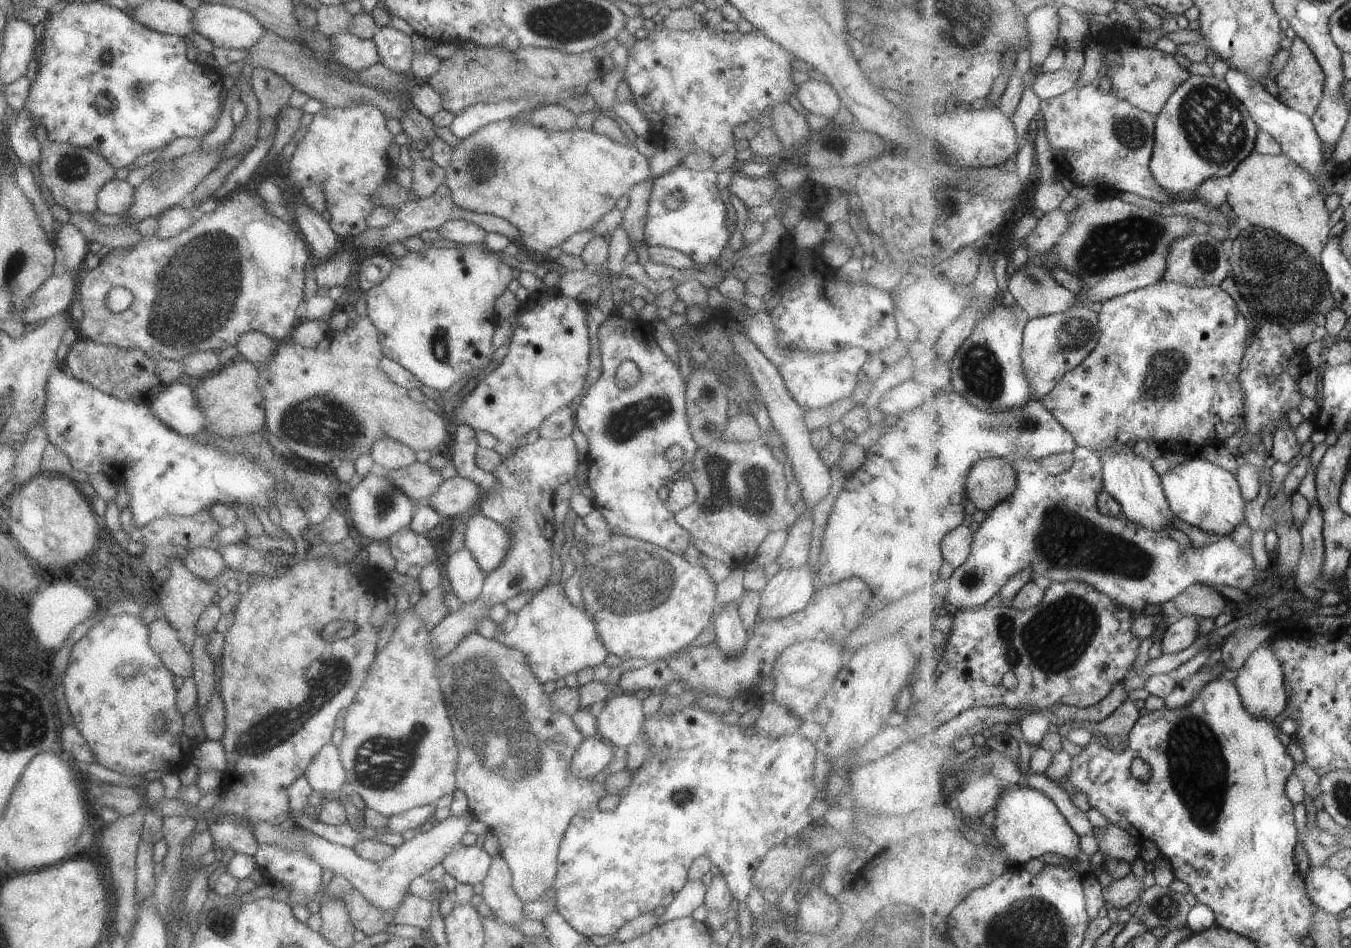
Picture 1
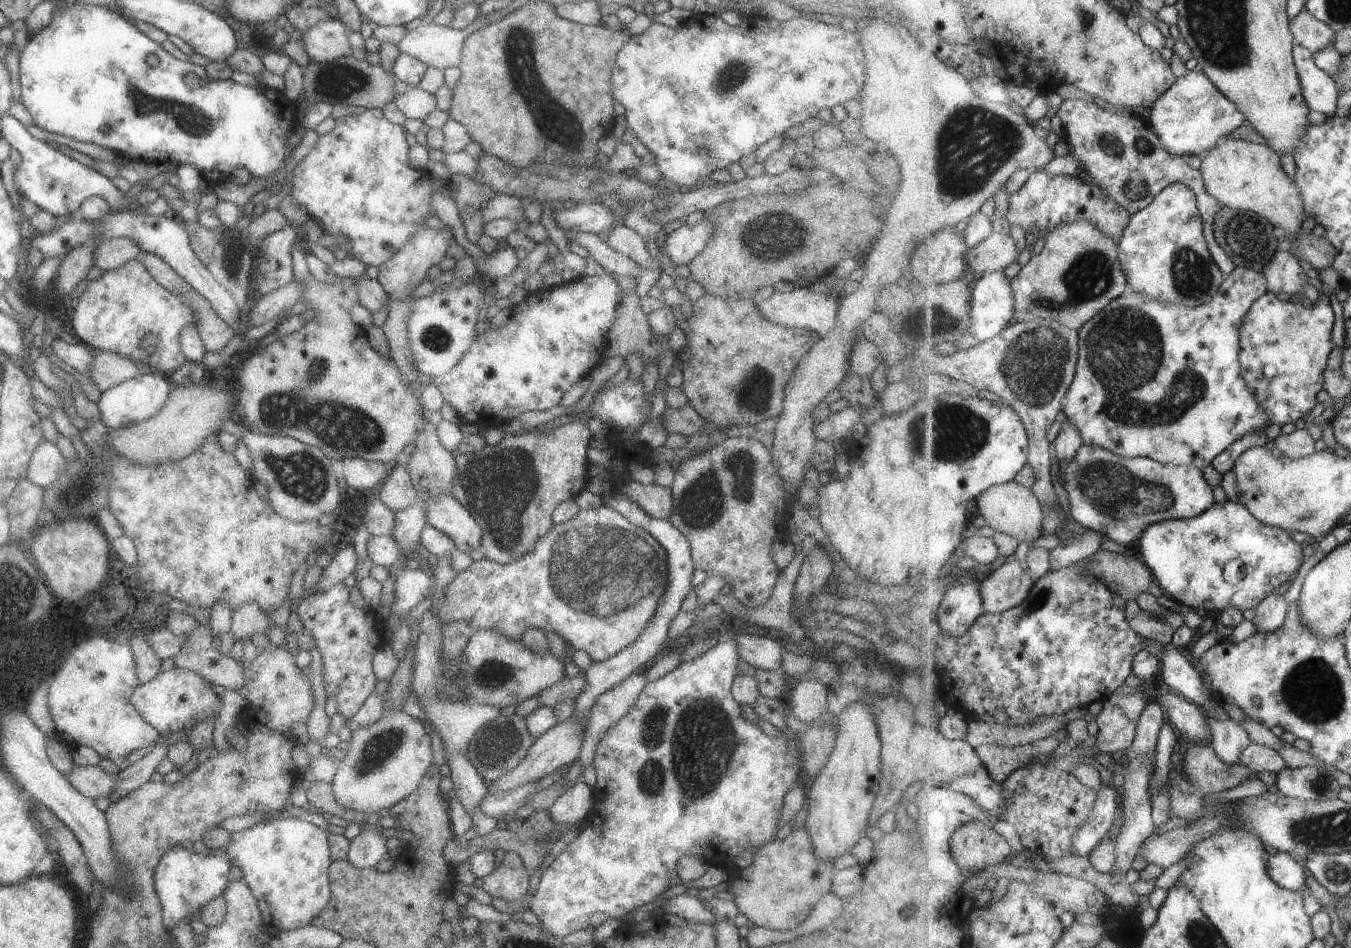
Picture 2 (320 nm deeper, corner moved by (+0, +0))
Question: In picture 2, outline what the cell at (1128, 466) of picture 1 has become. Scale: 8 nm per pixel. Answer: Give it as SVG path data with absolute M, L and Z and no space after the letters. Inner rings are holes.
M1226 498L1222 502L1214 502L1203 514L1190 519L1171 519L1153 523L1138 541L1139 550L1145 564L1153 574L1157 584L1175 602L1188 606L1203 615L1216 617L1225 608L1232 606L1239 611L1257 608L1273 590L1283 584L1293 584L1301 576L1301 568L1305 564L1305 550L1301 543L1296 543L1288 530L1278 526L1265 525L1255 518L1245 505L1232 502ZM1231 560L1241 560L1239 574L1243 576L1237 585L1225 580L1225 566Z

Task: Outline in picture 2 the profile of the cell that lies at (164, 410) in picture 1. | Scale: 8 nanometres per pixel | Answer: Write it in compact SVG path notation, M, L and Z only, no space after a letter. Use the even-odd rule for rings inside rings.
M143 371L135 377L128 378L115 386L104 390L96 403L101 421L108 429L118 429L128 422L137 422L155 414L163 404L171 386L165 382L162 374L154 371Z

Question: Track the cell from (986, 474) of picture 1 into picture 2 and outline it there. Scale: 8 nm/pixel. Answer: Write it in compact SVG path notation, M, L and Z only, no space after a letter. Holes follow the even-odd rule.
M1009 481L988 488L977 500L979 514L988 526L998 532L1013 536L1021 543L1032 543L1042 535L1044 530L1044 506L1029 487Z

